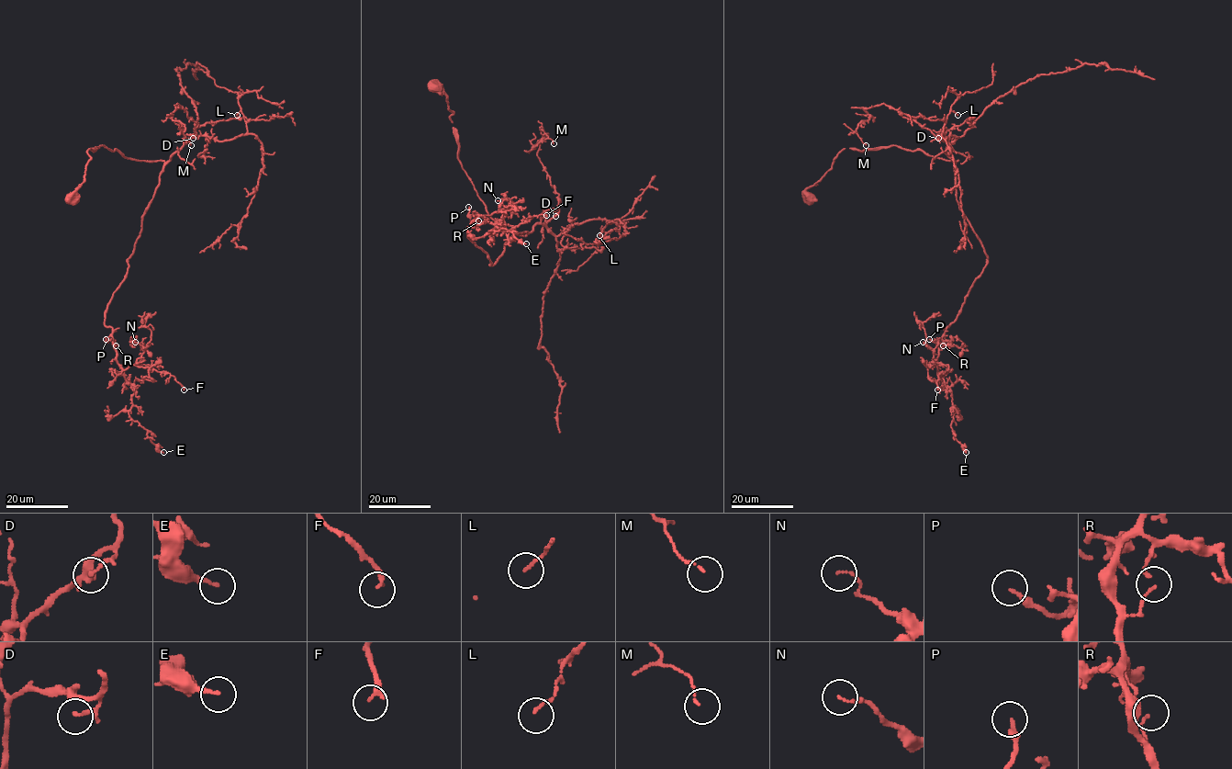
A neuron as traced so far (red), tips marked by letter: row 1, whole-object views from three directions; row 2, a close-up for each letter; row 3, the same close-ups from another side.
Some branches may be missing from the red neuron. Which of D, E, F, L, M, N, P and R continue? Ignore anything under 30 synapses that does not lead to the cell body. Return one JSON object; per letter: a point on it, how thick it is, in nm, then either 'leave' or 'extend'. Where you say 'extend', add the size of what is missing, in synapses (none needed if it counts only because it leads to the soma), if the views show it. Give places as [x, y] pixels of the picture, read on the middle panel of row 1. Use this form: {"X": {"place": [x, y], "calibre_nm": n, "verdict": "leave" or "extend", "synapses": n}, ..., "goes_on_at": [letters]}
{"D": {"place": [555, 216], "calibre_nm": 100, "verdict": "leave"}, "E": {"place": [526, 243], "calibre_nm": 190, "verdict": "leave"}, "F": {"place": [546, 215], "calibre_nm": 200, "verdict": "leave"}, "L": {"place": [599, 235], "calibre_nm": 110, "verdict": "leave"}, "M": {"place": [554, 143], "calibre_nm": 110, "verdict": "leave"}, "N": {"place": [498, 200], "calibre_nm": 100, "verdict": "leave"}, "P": {"place": [468, 207], "calibre_nm": 260, "verdict": "leave"}, "R": {"place": [478, 220], "calibre_nm": 100, "verdict": "leave"}, "goes_on_at": []}

